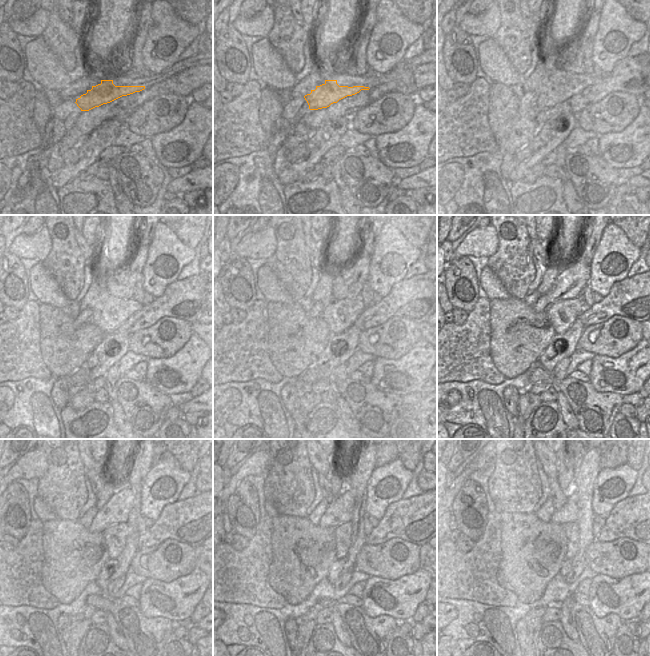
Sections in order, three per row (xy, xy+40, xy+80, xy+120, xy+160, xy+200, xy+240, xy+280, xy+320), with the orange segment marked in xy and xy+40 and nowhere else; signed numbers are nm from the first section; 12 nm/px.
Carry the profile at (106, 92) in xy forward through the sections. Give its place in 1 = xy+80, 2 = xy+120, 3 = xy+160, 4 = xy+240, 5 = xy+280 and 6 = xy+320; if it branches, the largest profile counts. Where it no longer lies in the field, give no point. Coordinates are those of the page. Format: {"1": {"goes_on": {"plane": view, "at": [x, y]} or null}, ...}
{"1": {"goes_on": {"plane": "xy+80", "at": [549, 95]}}, "2": {"goes_on": {"plane": "xy+120", "at": [108, 319]}}, "3": {"goes_on": {"plane": "xy+160", "at": [338, 320]}}, "4": {"goes_on": {"plane": "xy+240", "at": [115, 544]}}, "5": {"goes_on": {"plane": "xy+280", "at": [343, 543]}}, "6": {"goes_on": {"plane": "xy+320", "at": [572, 550]}}}

